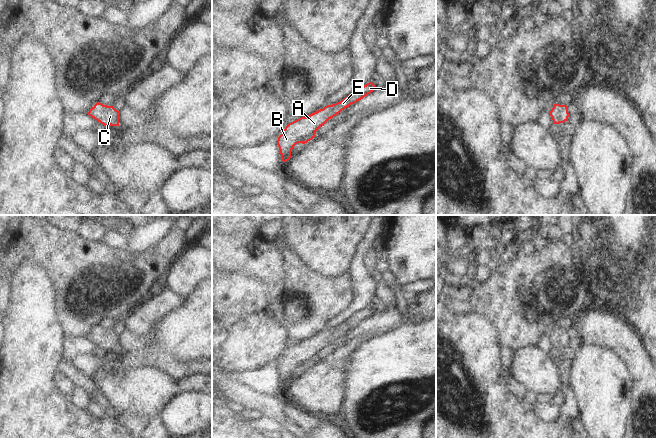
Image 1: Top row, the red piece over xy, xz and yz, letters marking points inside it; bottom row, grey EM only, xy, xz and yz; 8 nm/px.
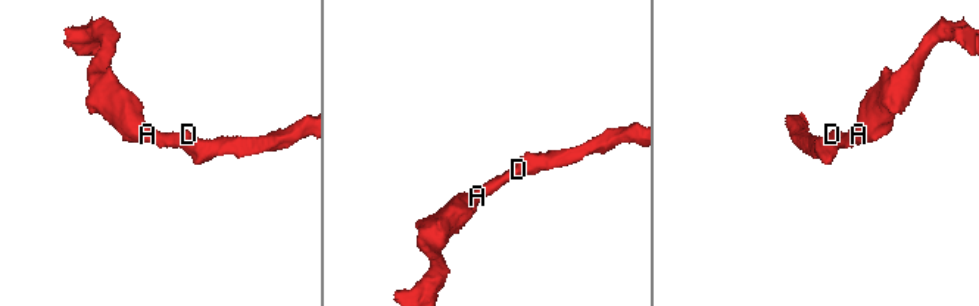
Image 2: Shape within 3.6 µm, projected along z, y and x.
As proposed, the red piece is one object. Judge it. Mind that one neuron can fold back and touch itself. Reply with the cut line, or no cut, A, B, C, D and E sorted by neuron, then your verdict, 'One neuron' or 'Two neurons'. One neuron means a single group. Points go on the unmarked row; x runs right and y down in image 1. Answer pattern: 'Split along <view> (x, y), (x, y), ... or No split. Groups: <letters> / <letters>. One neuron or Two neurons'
No split. Groups: A B C D E. One neuron

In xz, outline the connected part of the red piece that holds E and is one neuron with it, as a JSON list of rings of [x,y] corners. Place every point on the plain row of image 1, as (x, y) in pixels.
[[[369,306],[353,315],[340,326],[327,329],[323,333],[320,333],[306,341],[301,341],[287,348],[283,354],[283,357],[278,361],[277,364],[277,369],[280,374],[282,385],[286,386],[292,382],[291,376],[296,368],[305,368],[312,364],[315,361],[316,355],[329,343],[339,338],[342,334],[349,331],[351,328],[354,328],[357,325],[363,323],[375,313],[376,311],[374,307]]]

